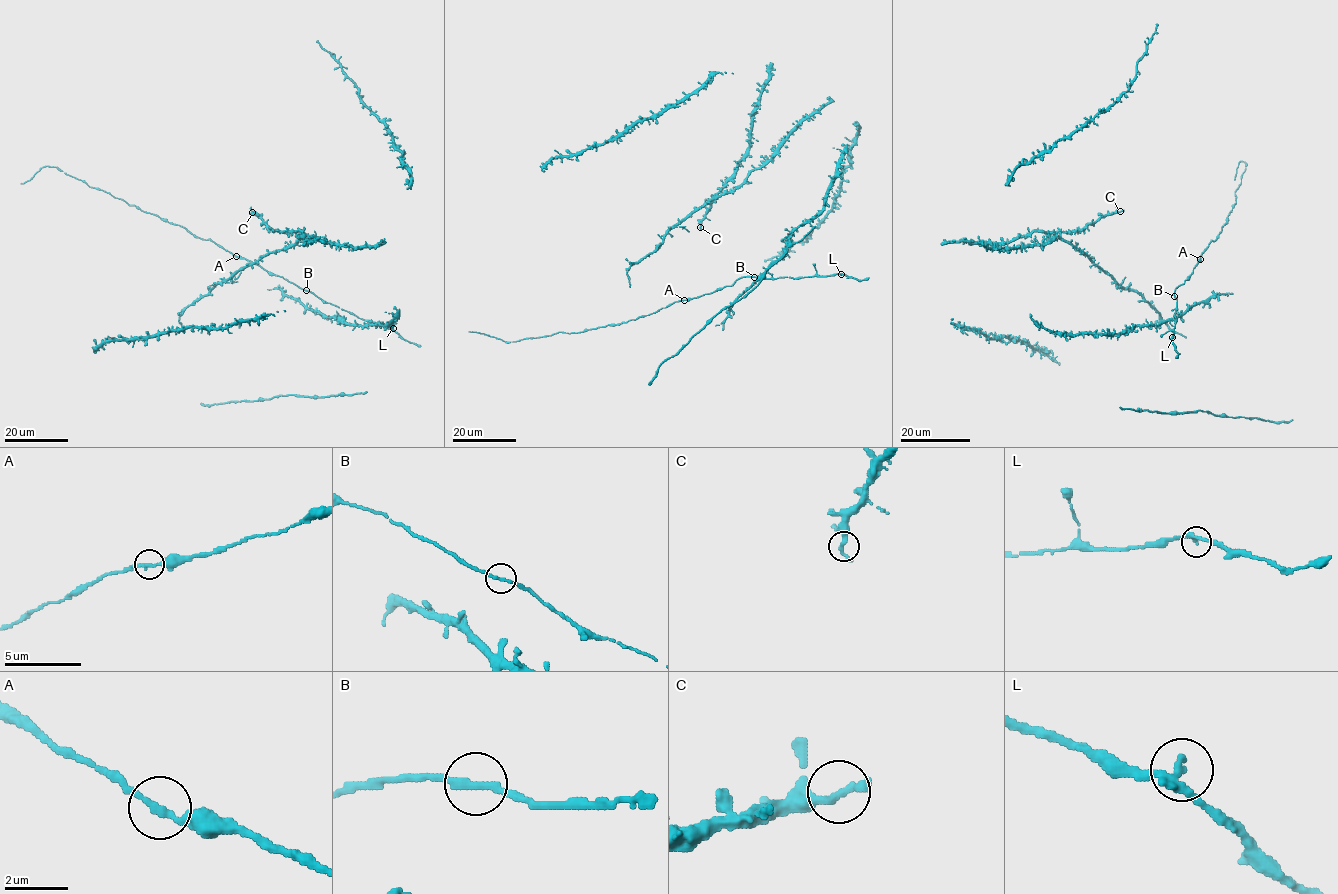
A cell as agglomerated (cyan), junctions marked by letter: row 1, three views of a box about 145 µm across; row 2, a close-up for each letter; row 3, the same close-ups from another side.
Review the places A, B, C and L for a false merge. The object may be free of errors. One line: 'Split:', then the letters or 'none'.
Split: none

